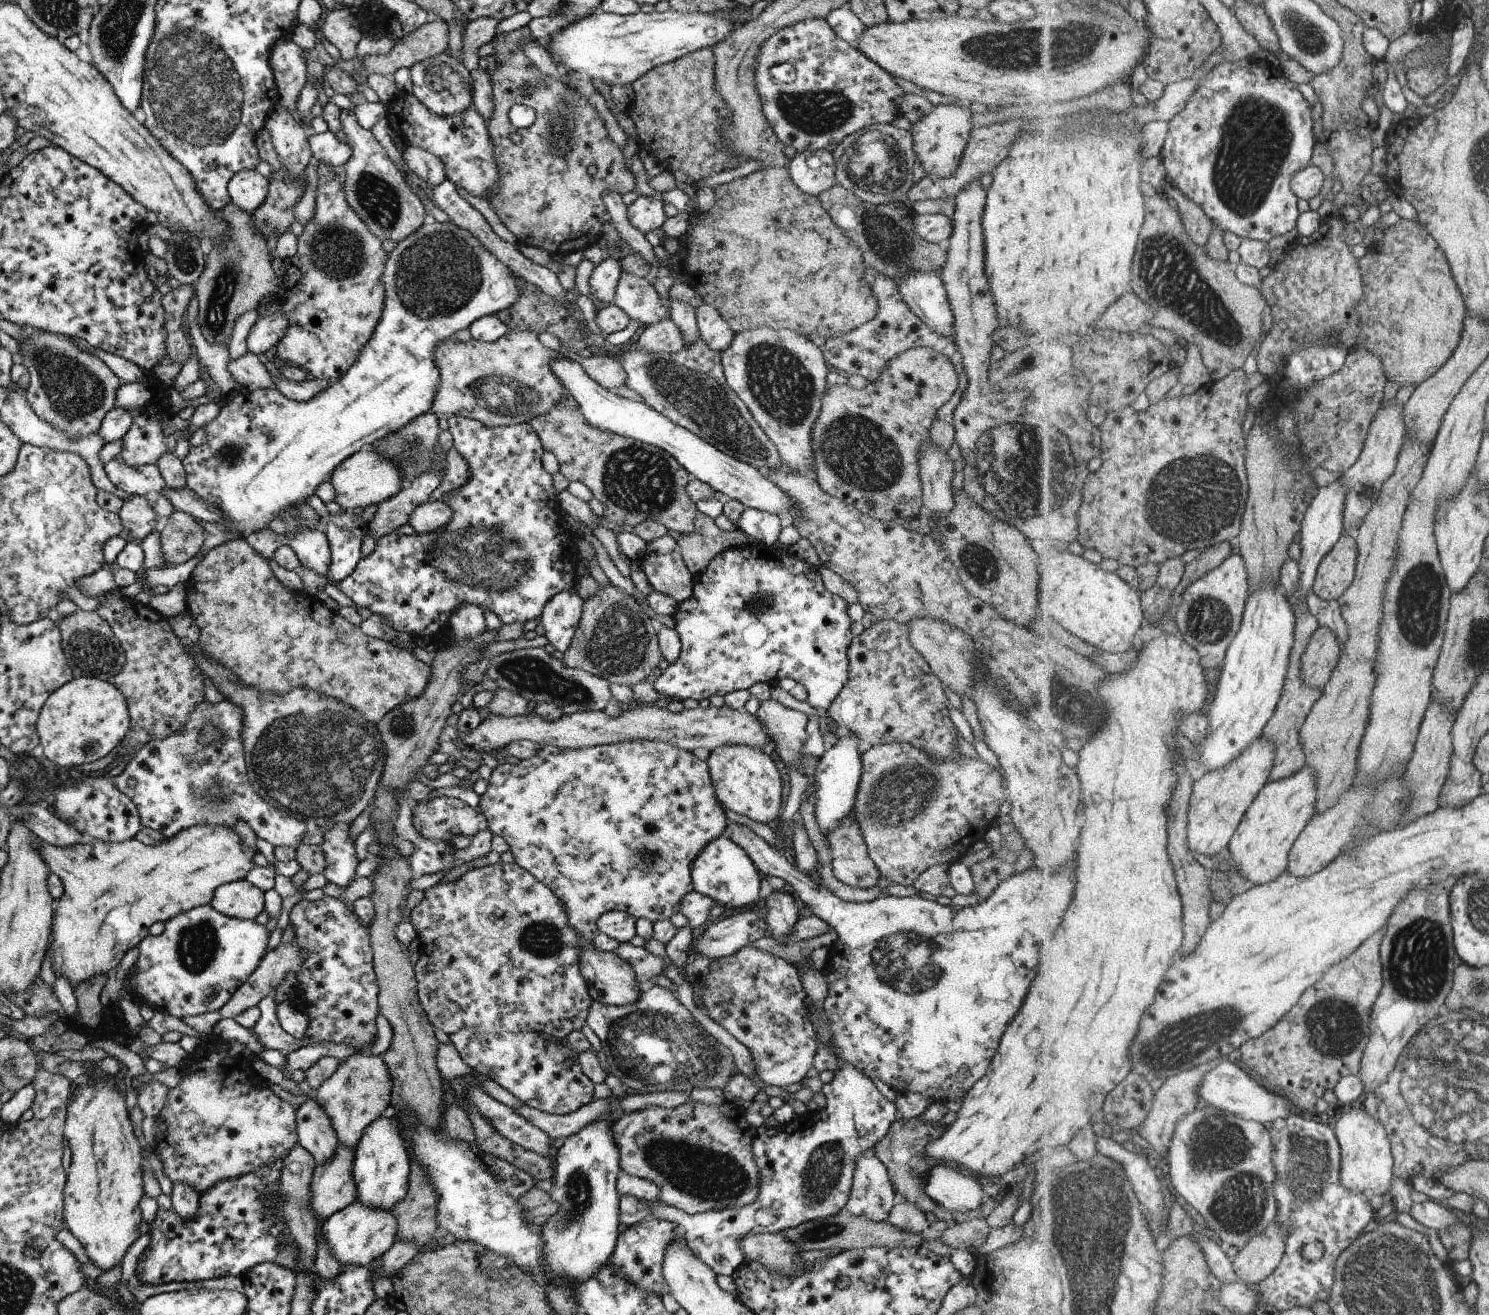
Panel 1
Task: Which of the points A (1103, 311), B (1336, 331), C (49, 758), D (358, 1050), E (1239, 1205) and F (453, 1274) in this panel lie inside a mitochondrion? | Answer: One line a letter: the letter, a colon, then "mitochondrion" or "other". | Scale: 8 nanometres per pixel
A: other
B: mitochondrion
C: other
D: other
E: mitochondrion
F: mitochondrion

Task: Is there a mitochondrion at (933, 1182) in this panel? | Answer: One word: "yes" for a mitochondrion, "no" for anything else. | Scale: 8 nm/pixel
yes

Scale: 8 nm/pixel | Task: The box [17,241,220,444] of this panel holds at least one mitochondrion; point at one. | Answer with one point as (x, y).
(74, 393)

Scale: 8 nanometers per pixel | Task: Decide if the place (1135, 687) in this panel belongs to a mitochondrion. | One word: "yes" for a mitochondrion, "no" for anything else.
no

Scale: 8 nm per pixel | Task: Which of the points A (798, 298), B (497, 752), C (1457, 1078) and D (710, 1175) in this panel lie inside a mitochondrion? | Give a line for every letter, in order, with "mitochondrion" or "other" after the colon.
A: other
B: other
C: mitochondrion
D: mitochondrion

